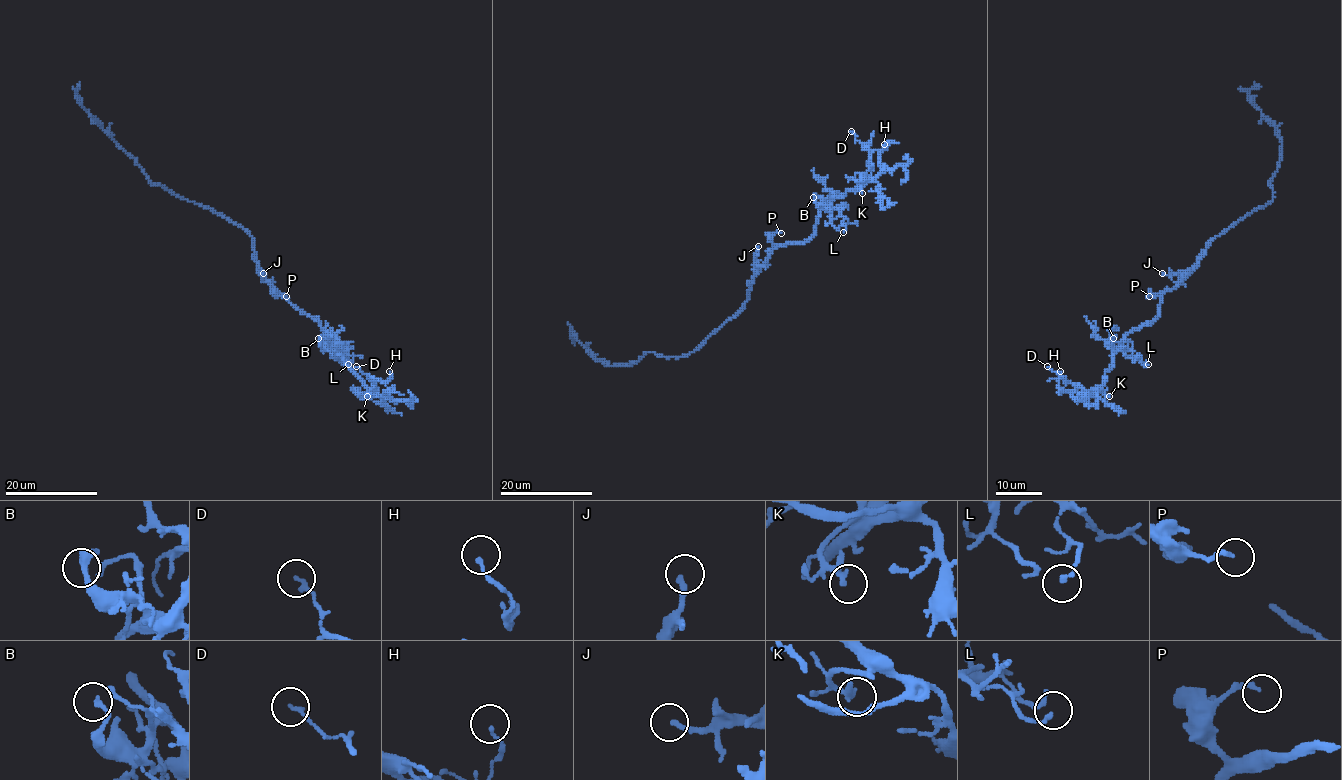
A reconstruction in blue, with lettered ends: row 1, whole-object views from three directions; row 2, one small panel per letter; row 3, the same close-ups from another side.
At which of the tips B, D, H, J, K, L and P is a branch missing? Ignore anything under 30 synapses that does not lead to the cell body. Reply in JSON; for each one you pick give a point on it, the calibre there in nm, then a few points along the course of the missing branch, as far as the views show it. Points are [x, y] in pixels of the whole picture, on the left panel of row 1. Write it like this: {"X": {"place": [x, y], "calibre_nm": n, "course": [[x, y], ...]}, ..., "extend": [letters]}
{"extend": []}

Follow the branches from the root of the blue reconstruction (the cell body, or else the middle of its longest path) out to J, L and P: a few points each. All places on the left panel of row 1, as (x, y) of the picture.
J: (252, 249), (258, 271), (263, 273)
L: (252, 249), (261, 274), (296, 308), (319, 321), (326, 336), (351, 364), (348, 364)
P: (252, 249), (261, 274), (279, 293), (277, 296), (286, 296)

